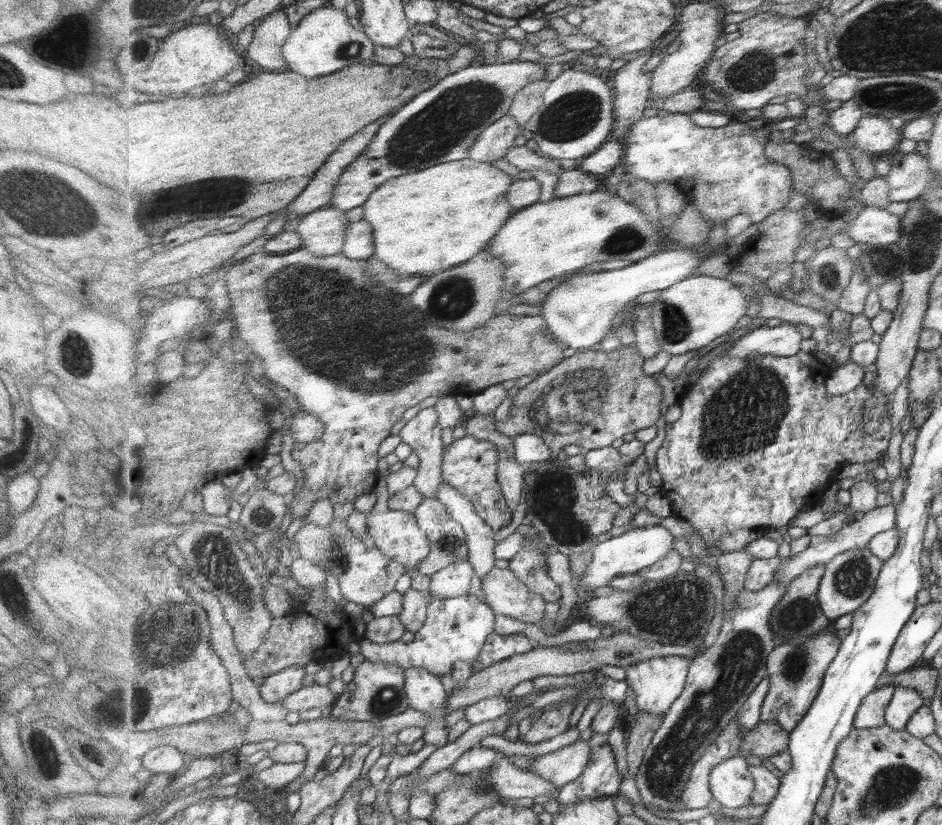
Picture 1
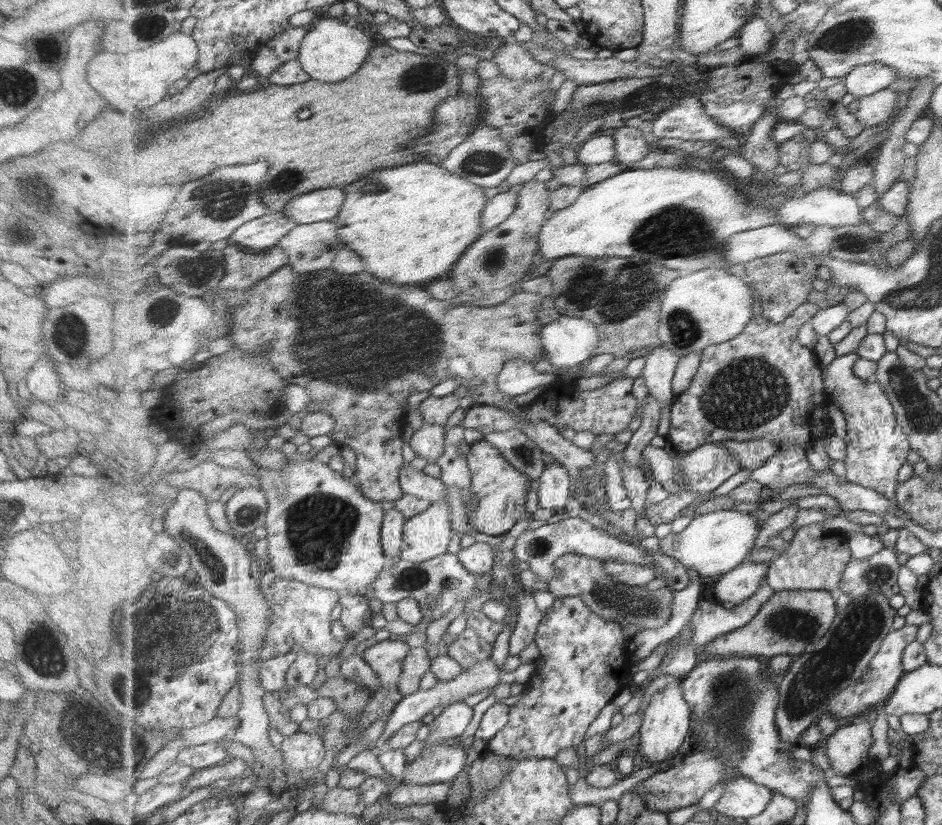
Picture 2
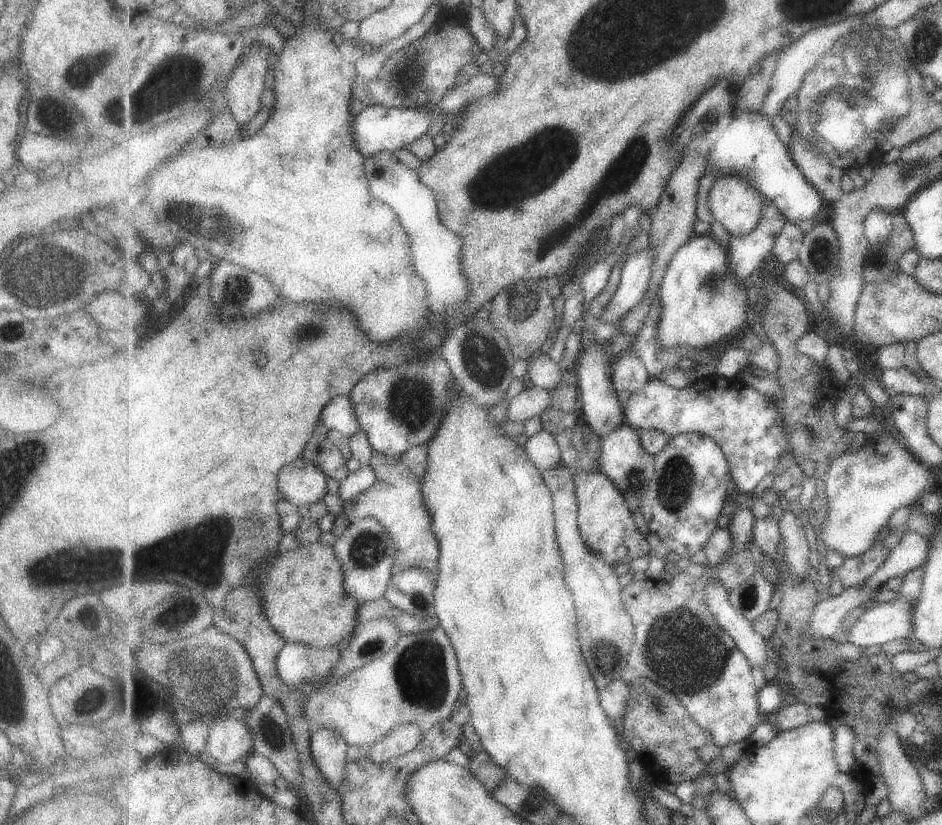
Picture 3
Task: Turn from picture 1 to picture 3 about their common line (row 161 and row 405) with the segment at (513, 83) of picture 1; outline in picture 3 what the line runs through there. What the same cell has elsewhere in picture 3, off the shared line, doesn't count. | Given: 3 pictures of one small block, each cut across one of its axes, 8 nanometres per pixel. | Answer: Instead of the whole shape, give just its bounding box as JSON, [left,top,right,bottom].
[348,350,461,458]

